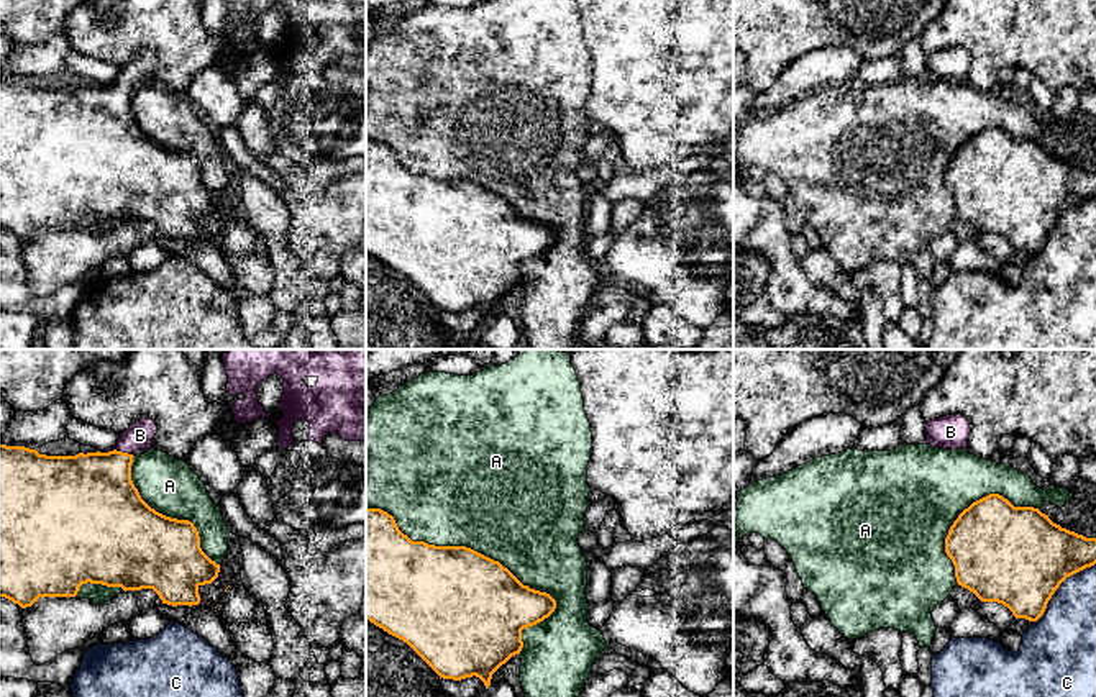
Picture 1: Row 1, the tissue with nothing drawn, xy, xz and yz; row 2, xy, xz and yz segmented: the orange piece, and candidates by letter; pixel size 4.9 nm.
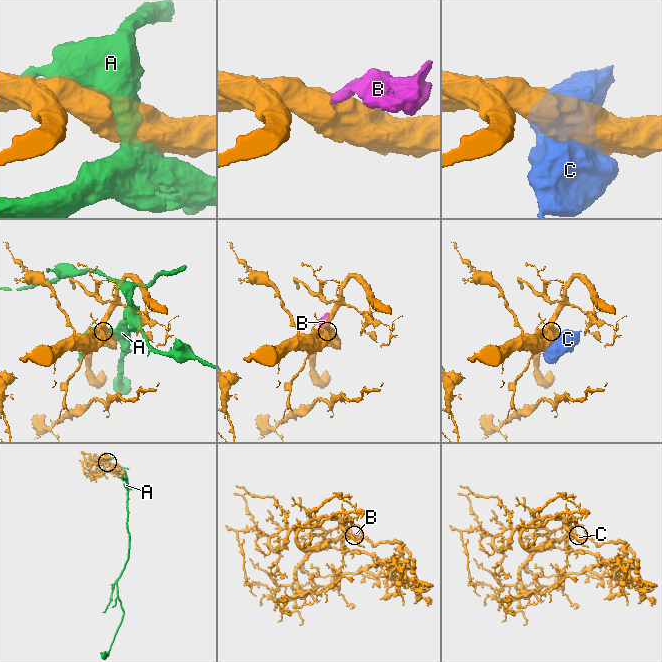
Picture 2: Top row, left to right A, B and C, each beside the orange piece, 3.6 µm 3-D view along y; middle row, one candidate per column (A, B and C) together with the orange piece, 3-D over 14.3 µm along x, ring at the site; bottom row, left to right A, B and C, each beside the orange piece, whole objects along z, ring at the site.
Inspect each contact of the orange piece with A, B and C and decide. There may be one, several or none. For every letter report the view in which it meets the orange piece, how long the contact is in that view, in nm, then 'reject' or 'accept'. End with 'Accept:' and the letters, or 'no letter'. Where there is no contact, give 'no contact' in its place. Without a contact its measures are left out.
A: contact in xz; length 1050 nm; reject
B: contact in xy; length 100 nm; accept
C: contact in yz; length 420 nm; reject
Accept: B

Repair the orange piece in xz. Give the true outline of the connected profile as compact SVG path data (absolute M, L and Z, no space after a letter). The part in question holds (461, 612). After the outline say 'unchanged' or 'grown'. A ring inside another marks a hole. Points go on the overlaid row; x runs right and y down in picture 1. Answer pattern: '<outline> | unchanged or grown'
M366 508L366 620L407 643L440 679L479 677L486 689L492 674L523 648L522 630L548 618L556 600L523 585L507 567L466 546L435 546L412 541L394 517Z | unchanged

